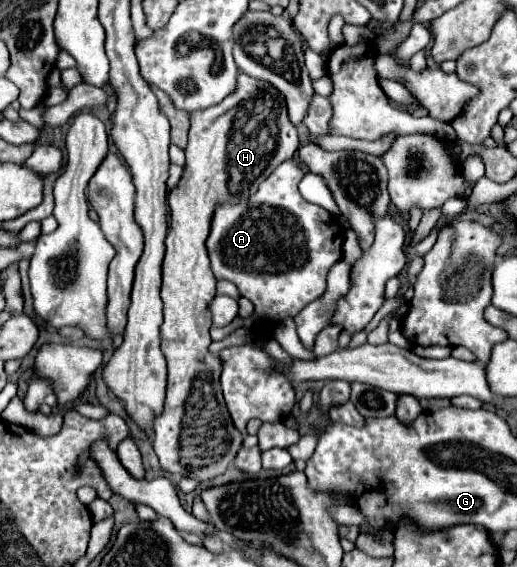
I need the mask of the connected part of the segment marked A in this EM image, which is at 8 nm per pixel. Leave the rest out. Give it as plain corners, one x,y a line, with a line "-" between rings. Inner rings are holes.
291,159
281,163
253,193
247,201
237,205
223,203
217,205
211,217
211,233
207,237
207,251
211,259
211,271
217,279
227,279
237,285
239,293
255,305
255,315
267,321
281,321
285,317
295,317
307,303
315,301
325,291
325,279
335,261
341,259
341,247
345,241
345,231
337,219
323,207
307,203
297,183
305,173

